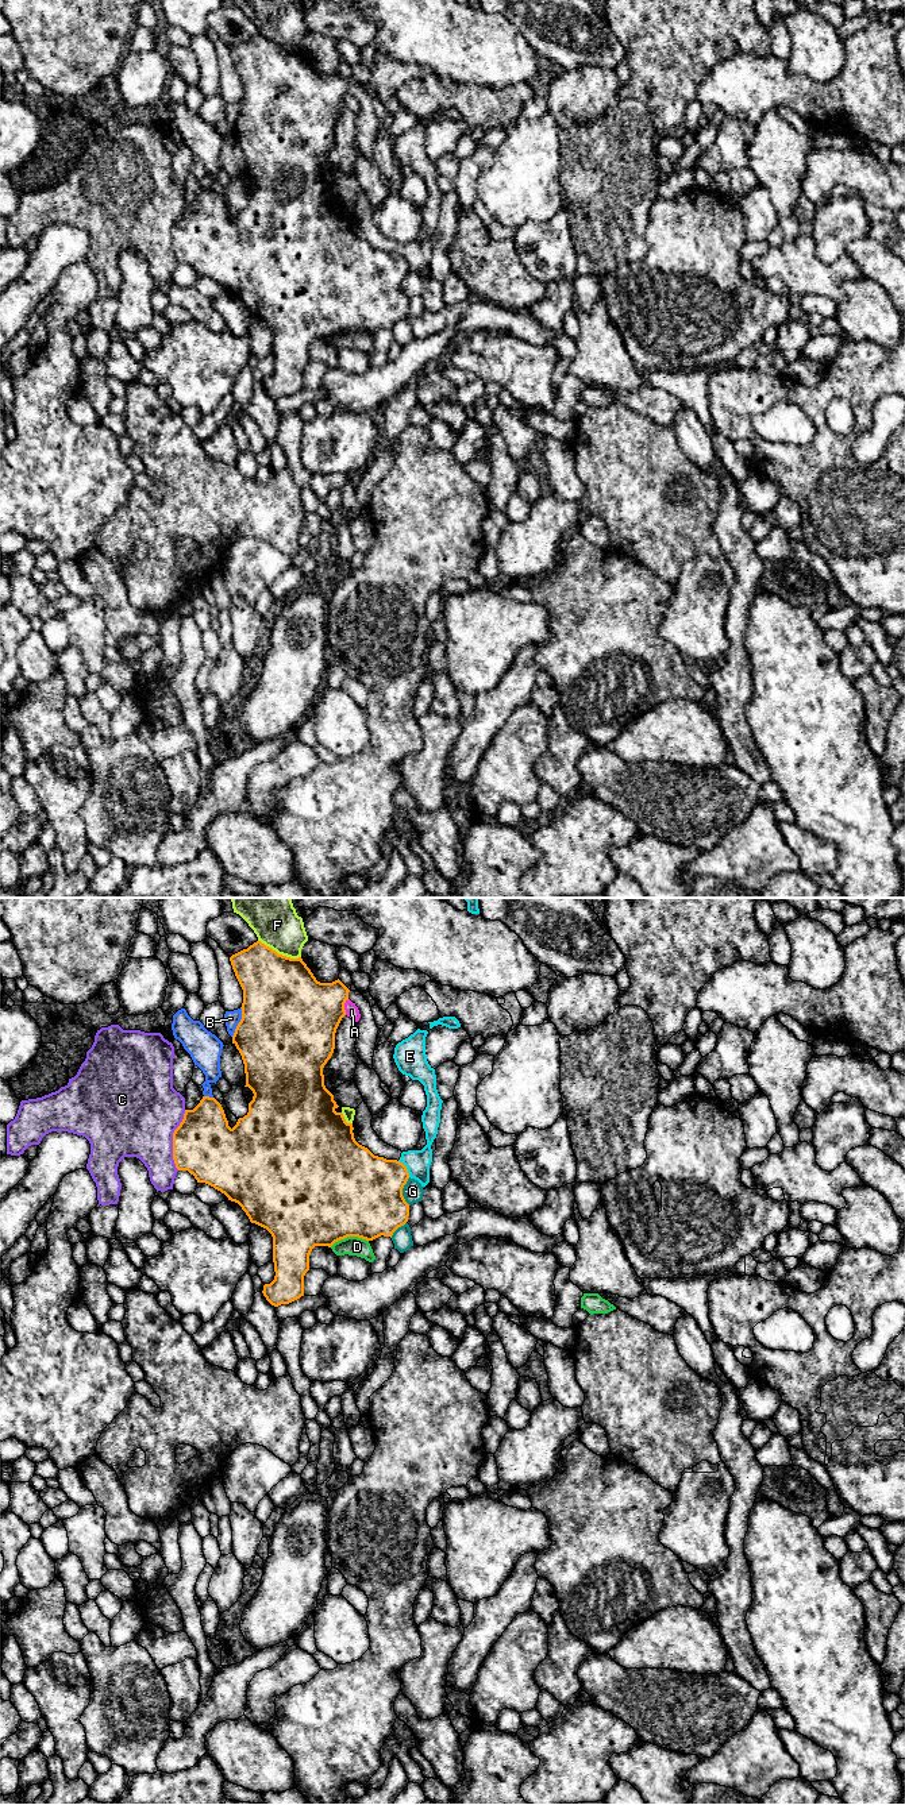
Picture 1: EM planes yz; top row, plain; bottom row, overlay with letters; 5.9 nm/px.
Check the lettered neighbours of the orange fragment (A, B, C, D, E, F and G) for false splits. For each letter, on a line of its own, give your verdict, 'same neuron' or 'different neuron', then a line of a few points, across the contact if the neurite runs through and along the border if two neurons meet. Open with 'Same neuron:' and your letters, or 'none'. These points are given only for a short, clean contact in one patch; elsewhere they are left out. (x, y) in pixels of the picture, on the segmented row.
Same neuron: none
A: different neuron
B: different neuron
C: different neuron
D: different neuron; line yz (368, 1240), (347, 1237), (335, 1241), (330, 1246)
E: different neuron; line yz (399, 1160), (409, 1176)
F: different neuron
G: different neuron

